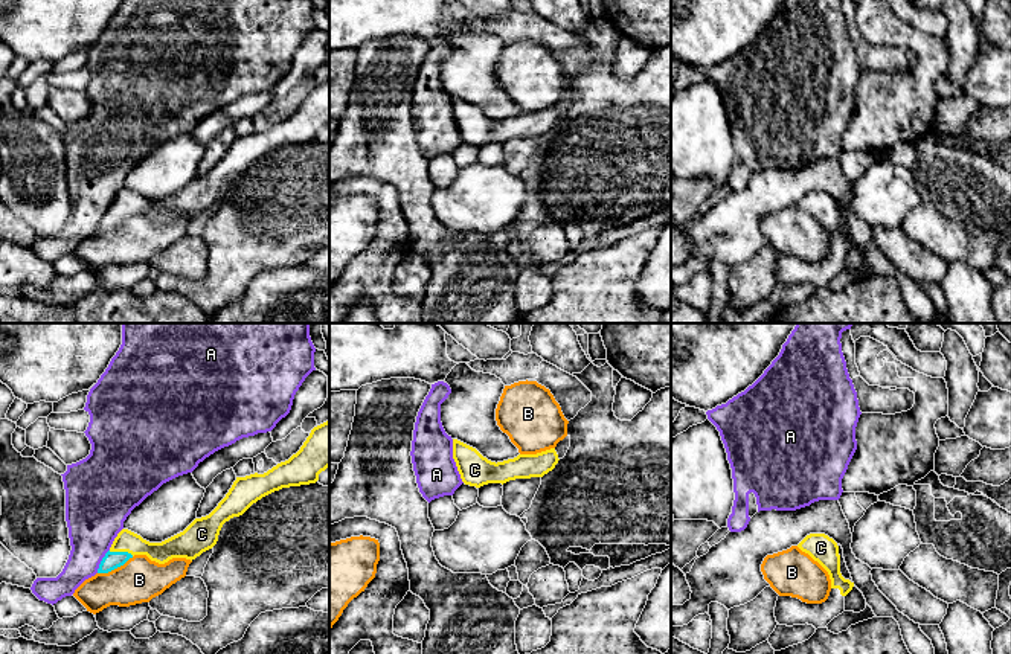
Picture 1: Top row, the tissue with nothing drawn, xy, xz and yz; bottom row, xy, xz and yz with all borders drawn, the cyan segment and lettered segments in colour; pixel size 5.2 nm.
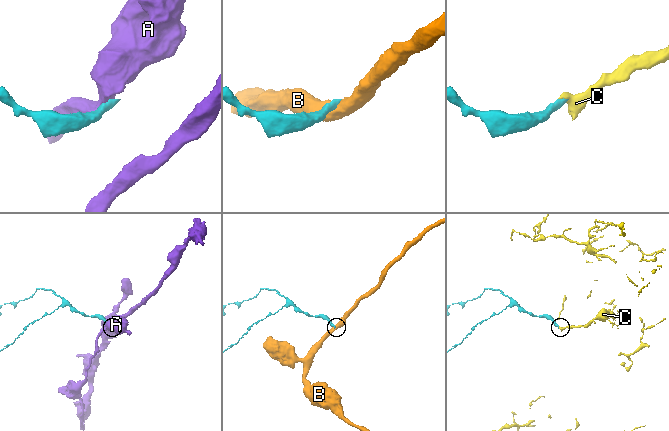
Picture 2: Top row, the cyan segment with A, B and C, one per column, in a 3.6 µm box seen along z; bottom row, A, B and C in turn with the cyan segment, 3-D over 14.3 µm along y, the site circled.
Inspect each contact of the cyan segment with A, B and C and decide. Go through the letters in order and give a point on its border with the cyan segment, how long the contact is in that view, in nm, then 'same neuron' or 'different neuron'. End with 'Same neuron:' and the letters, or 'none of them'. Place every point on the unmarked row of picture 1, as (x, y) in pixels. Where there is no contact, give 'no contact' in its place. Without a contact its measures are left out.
A: xy (101, 220) | 140 nm | different neuron
B: xy (115, 226) | 220 nm | different neuron
C: xy (121, 211) | 140 nm | same neuron
Same neuron: C

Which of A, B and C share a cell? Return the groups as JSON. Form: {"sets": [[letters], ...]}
{"sets": [["A"], ["B"], ["C"]]}

